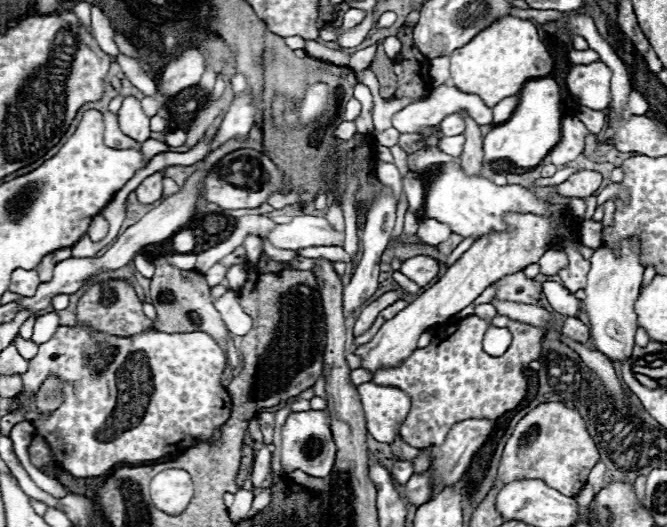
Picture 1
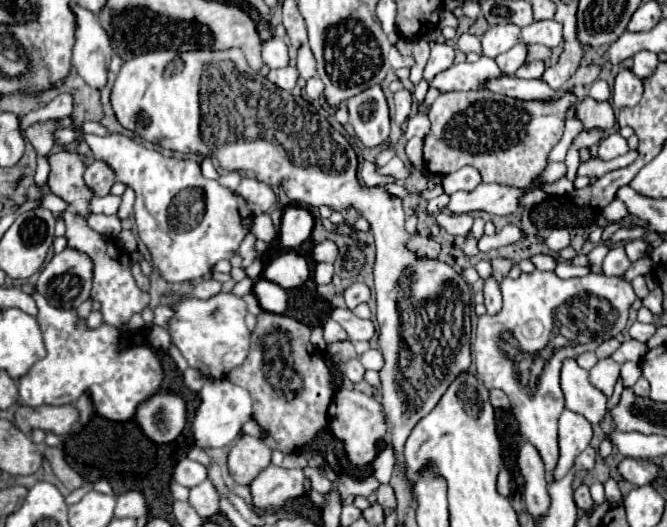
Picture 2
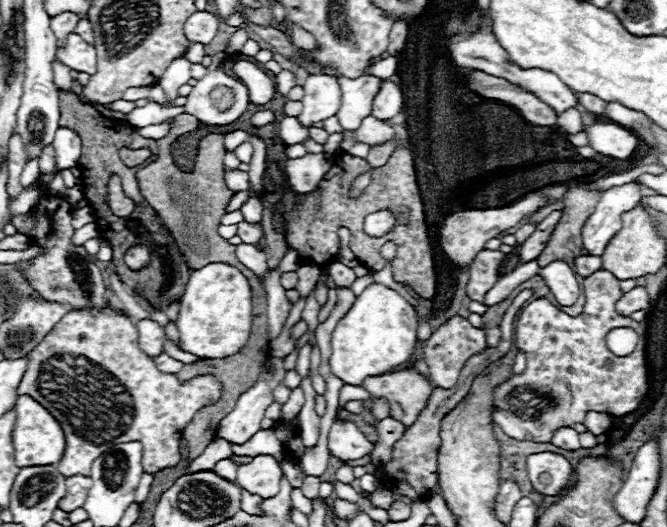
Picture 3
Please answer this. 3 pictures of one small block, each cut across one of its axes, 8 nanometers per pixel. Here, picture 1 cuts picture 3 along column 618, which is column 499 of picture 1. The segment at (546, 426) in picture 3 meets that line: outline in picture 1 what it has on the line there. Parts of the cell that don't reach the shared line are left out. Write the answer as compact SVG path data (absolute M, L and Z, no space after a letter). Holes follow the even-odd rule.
M516 272L498 280L496 298L542 306L542 284L536 280L528 280L522 272ZM500 314L492 320L492 326L508 328L512 332L512 346L498 358L492 358L482 350L482 338L488 322L480 320L478 316L468 316L456 324L454 334L446 340L440 342L440 338L434 338L426 348L414 350L400 366L380 368L374 374L376 384L404 388L404 392L408 392L412 398L410 414L400 426L400 434L410 446L440 446L448 434L448 428L452 428L456 420L494 420L504 412L514 410L526 398L528 378L524 370L532 360L540 358L540 340L546 332L528 324L514 322Z

